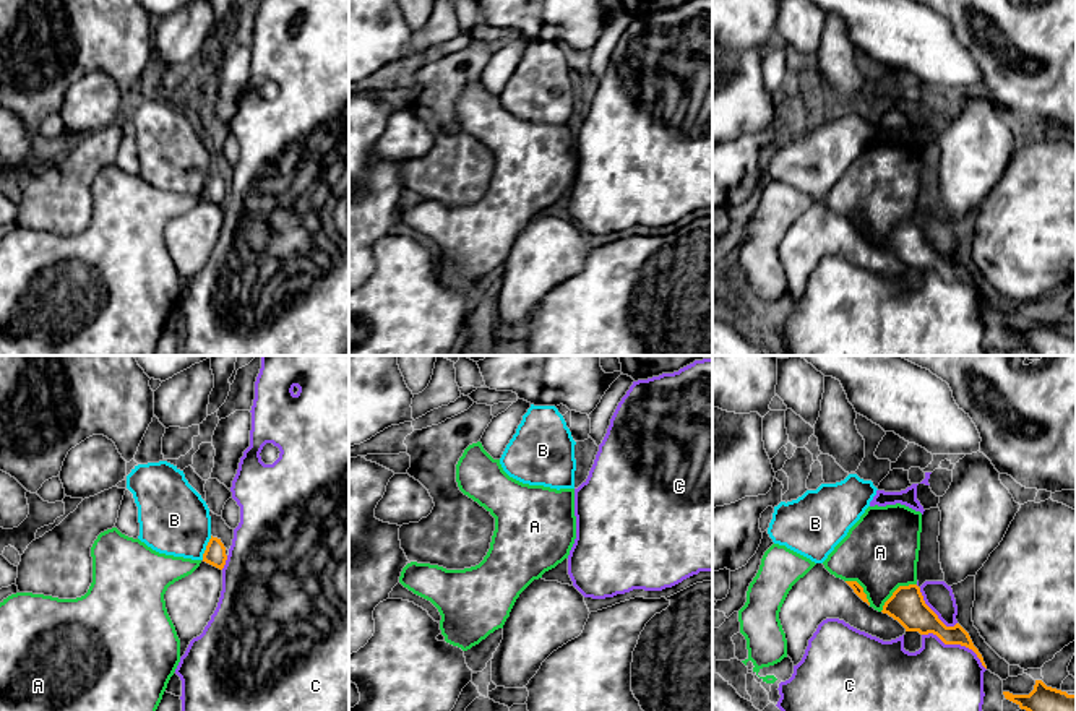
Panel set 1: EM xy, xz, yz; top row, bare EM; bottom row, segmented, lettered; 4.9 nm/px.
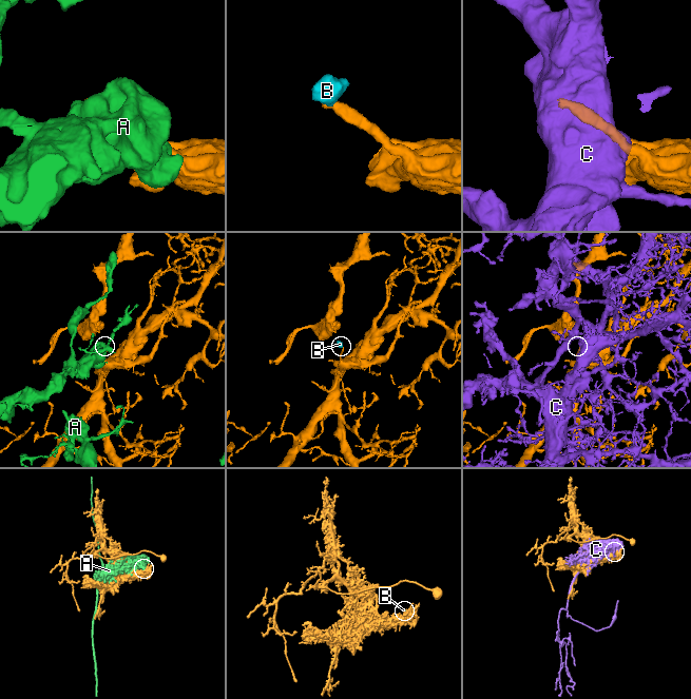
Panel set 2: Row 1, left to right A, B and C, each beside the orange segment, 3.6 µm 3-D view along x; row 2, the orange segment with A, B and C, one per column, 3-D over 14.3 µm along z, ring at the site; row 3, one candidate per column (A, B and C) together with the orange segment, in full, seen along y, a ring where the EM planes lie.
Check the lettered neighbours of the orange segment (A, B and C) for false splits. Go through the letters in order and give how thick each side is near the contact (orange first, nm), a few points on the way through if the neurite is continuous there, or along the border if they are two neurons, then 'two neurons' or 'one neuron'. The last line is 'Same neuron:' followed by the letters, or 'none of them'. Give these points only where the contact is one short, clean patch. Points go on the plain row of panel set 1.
A: calibres 170 and 380 nm; two neurons
B: calibres 110 and 340 nm; border xy (211, 172), (202, 195); two neurons
C: calibres 160 and 440 nm; two neurons
Same neuron: none of them

